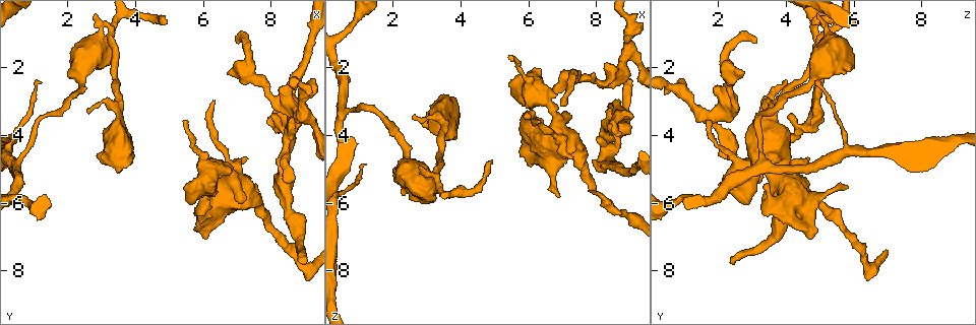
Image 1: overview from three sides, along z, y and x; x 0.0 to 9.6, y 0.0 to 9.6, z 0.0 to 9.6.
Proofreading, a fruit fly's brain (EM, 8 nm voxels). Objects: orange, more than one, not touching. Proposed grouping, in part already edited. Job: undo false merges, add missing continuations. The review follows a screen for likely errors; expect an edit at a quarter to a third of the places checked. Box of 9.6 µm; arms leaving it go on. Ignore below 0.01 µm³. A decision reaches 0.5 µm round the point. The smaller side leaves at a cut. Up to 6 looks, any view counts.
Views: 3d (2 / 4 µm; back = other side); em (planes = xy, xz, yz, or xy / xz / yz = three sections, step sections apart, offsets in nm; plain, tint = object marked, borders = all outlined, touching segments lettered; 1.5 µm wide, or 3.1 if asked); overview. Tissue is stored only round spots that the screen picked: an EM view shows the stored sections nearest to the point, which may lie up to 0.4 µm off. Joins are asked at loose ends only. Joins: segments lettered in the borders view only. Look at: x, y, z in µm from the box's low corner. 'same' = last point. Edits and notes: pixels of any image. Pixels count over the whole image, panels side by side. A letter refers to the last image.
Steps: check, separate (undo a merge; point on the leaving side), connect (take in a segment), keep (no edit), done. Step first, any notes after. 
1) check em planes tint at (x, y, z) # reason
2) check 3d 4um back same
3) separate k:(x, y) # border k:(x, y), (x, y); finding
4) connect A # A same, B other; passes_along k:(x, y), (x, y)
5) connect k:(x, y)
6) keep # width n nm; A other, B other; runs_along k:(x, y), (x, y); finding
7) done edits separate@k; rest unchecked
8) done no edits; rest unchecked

check 3d 4um back at (7.25, 2.10, 2.25) # arms part here

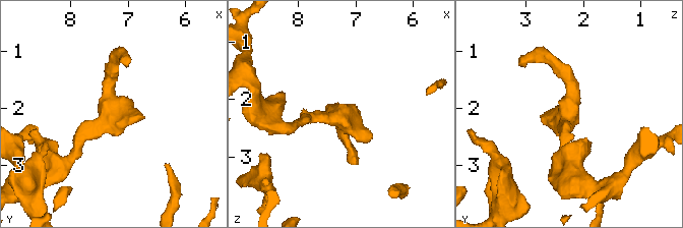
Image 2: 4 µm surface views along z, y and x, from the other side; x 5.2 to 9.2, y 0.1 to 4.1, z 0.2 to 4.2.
check em planes borders at (7.20, 2.15, 2.25) # shape alone is not enough

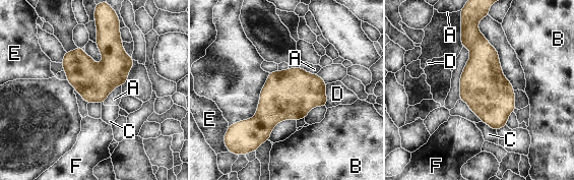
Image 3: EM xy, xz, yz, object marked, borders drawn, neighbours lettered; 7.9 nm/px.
keep # A other, B other, C other, D other, E other, F other; border 3:(482, 121), (496, 130); all the same neuron

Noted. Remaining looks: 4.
check 3d 4um at (7.00, 4.80, 4.25) # thick turns thin

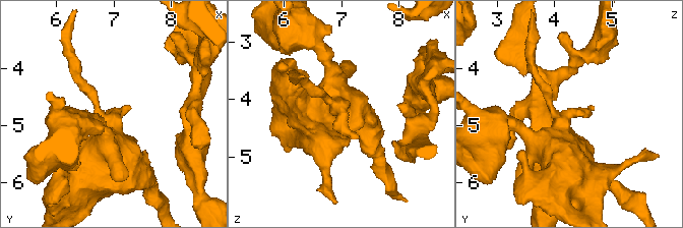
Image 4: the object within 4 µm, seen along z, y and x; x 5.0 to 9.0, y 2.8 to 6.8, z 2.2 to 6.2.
check em planes borders at (6.95, 4.85, 4.25)

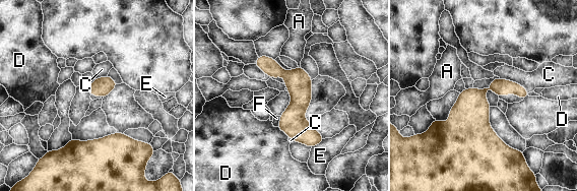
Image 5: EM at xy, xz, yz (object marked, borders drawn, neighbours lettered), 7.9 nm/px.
keep # A other, C other, D other, E other, F other; continuous, no second neuron

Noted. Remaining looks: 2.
done no edits; rest unchecked

